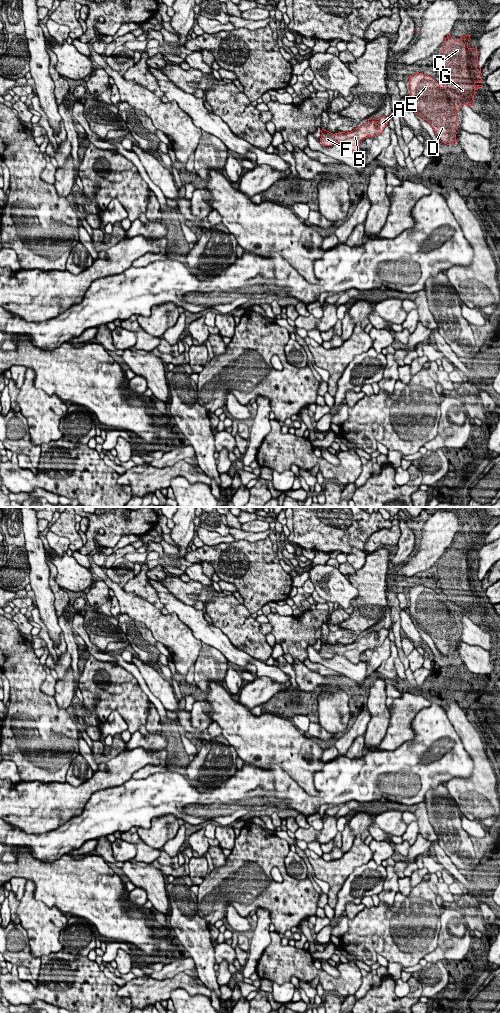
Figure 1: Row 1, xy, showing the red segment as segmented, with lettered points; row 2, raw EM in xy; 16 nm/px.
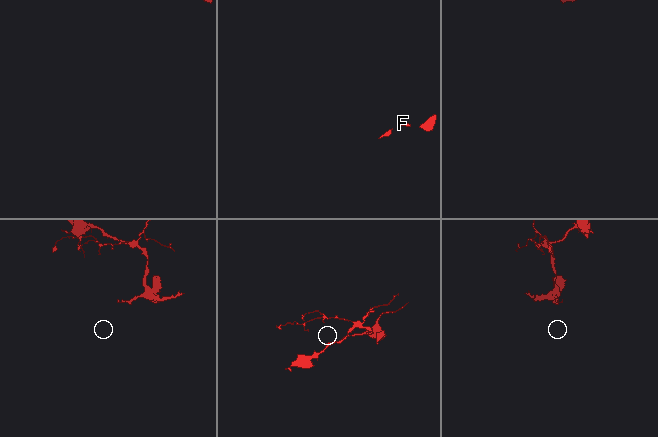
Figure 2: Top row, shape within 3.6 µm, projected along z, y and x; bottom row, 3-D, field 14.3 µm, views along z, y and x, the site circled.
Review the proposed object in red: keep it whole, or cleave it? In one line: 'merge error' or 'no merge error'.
no merge error

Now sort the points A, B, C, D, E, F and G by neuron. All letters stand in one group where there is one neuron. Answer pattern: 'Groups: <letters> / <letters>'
Groups: A B C D E F G

